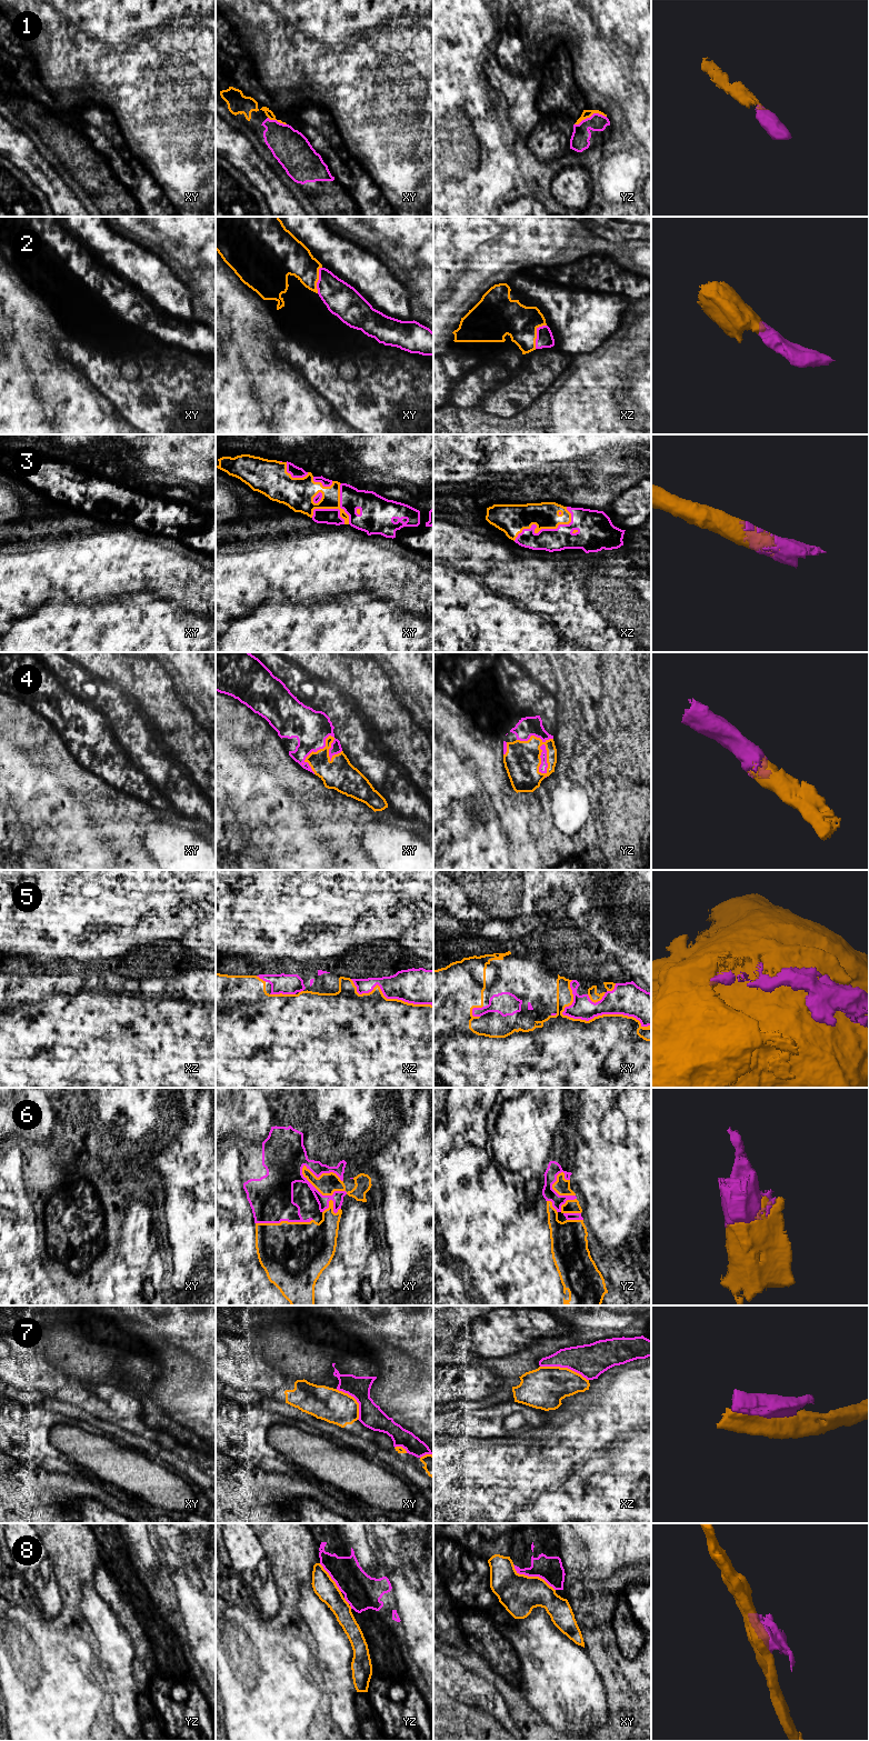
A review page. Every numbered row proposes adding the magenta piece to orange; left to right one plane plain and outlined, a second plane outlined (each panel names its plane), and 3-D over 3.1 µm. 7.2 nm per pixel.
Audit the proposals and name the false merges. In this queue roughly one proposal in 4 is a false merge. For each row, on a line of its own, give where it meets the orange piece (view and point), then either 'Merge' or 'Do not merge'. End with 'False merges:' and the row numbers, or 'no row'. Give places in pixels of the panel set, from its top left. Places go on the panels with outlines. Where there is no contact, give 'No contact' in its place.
1: Touches orange at yz (590, 116). Merge
2: Touches orange at xz (536, 334). Merge
3: Touches orange at xy (335, 508). Merge
4: Touches orange at yz (543, 743). Merge
5: Touches orange at xy (590, 1020). Merge
6: Touches orange at xy (320, 1192). Merge
7: Touches orange at xz (565, 1368). Do not merge
8: Touches orange at xy (532, 1577). Do not merge
False merges: 7, 8

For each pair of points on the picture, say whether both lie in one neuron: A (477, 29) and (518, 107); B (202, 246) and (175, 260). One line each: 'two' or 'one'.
A: two
B: one

